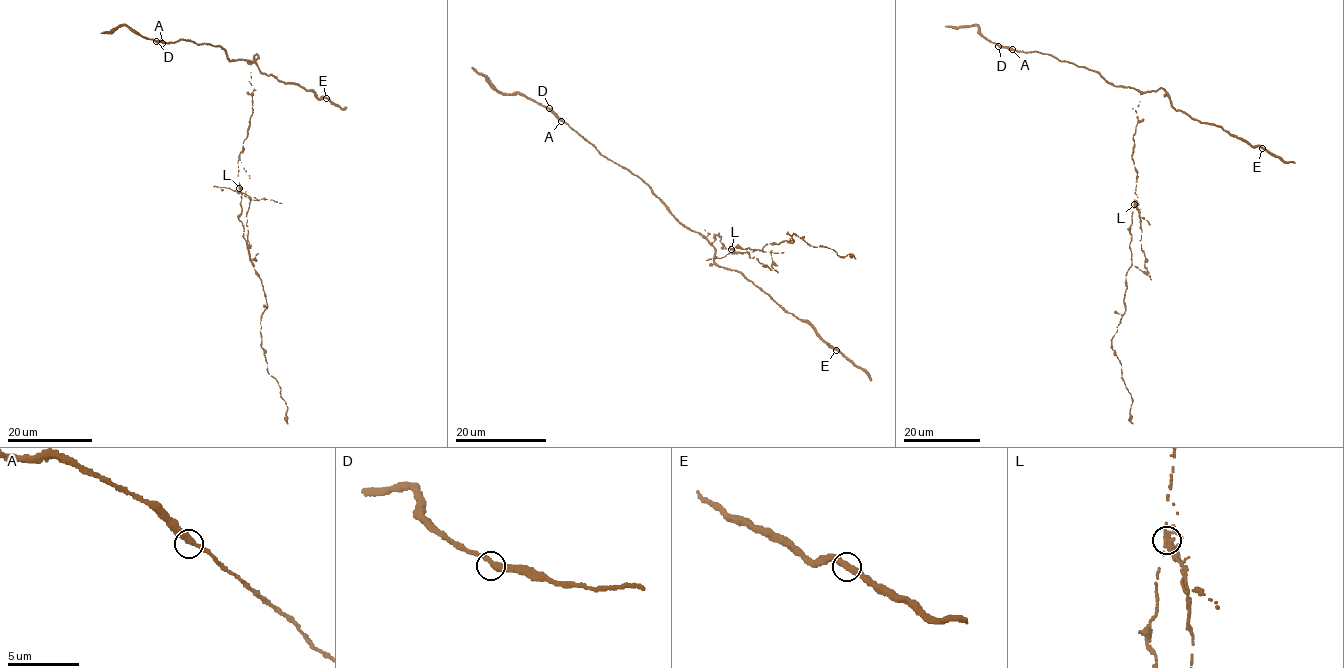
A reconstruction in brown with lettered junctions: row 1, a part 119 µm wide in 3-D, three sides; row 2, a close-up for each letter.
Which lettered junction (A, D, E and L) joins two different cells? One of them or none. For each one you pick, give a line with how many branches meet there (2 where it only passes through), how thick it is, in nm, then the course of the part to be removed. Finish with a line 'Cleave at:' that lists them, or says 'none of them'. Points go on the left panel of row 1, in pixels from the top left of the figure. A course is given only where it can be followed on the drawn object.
L: 2 | 400 nm | (239, 188), (250, 201), (246, 214), (249, 261), (259, 253)
Cleave at: L

